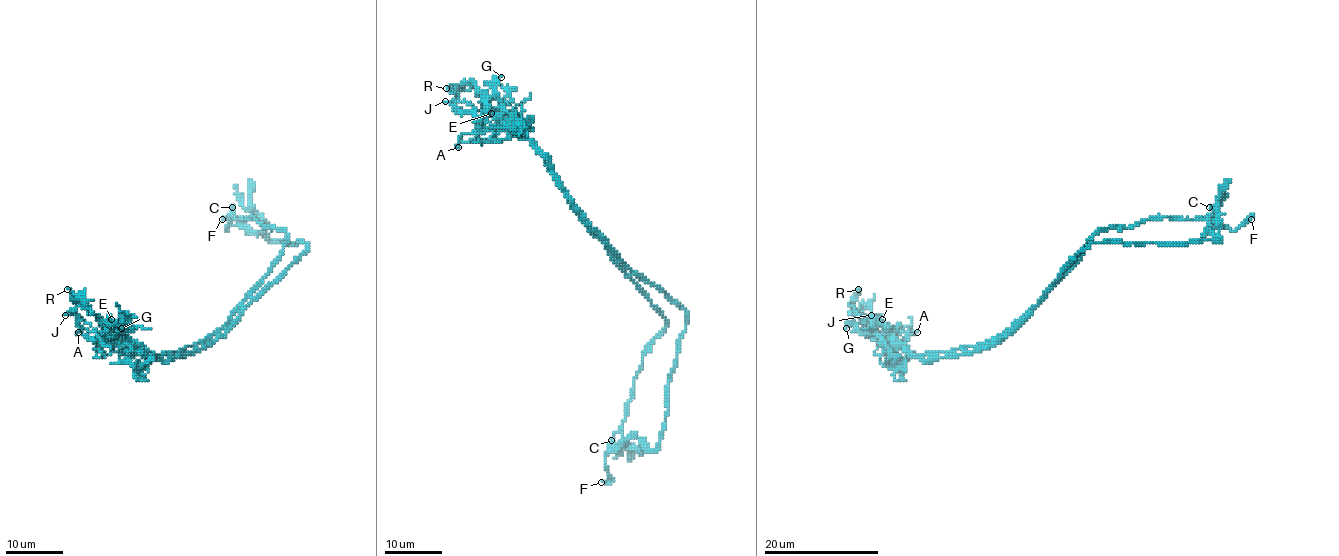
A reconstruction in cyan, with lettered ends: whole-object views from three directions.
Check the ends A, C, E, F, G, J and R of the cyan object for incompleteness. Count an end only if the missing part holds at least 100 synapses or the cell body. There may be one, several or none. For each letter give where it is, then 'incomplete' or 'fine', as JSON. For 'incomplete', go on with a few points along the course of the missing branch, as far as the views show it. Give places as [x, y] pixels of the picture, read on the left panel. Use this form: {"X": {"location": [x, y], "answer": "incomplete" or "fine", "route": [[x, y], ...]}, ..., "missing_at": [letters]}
{"A": {"location": [78, 332], "answer": "fine"}, "C": {"location": [232, 207], "answer": "fine"}, "E": {"location": [111, 319], "answer": "fine"}, "F": {"location": [222, 219], "answer": "incomplete", "route": [[222, 219], [206, 217], [200, 212], [200, 207], [210, 200], [220, 203]]}, "G": {"location": [121, 328], "answer": "fine"}, "J": {"location": [65, 315], "answer": "fine"}, "R": {"location": [67, 289], "answer": "fine"}, "missing_at": ["F"]}

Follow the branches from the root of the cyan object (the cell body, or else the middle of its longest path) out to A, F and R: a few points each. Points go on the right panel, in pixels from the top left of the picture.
A: (1034, 308), (996, 344), (967, 354), (945, 357), (912, 354), (892, 342), (905, 327), (917, 332)
F: (1034, 308), (1100, 229), (1132, 227), (1158, 217), (1202, 217), (1237, 230), (1251, 219)
R: (1034, 308), (996, 344), (967, 354), (934, 357), (912, 354), (876, 339), (850, 309), (858, 289)

